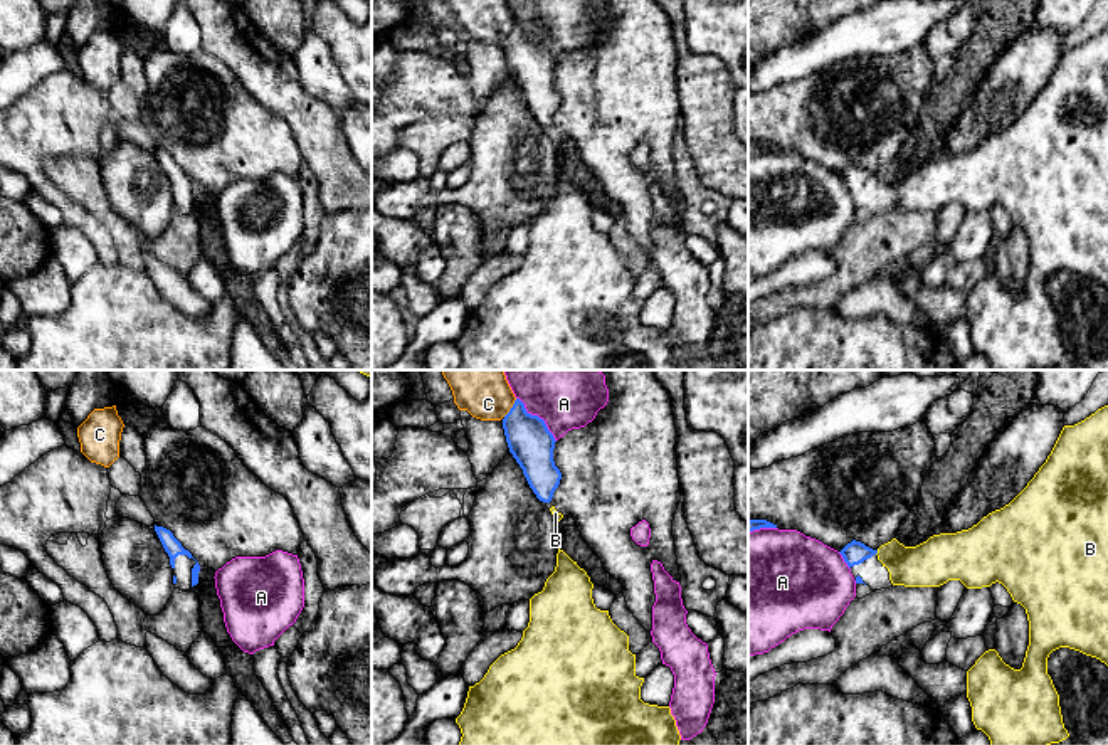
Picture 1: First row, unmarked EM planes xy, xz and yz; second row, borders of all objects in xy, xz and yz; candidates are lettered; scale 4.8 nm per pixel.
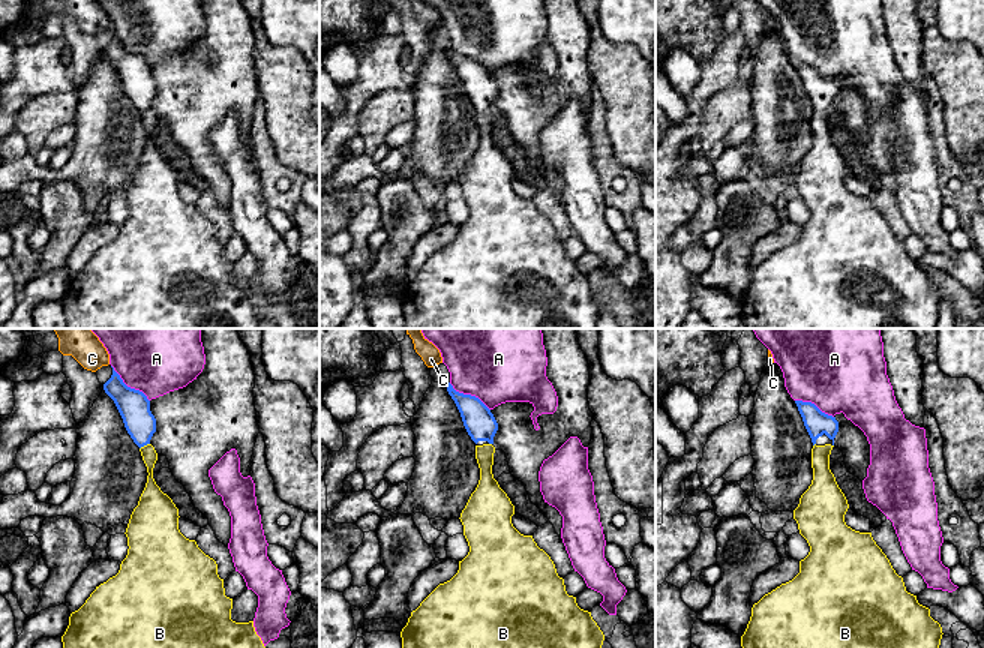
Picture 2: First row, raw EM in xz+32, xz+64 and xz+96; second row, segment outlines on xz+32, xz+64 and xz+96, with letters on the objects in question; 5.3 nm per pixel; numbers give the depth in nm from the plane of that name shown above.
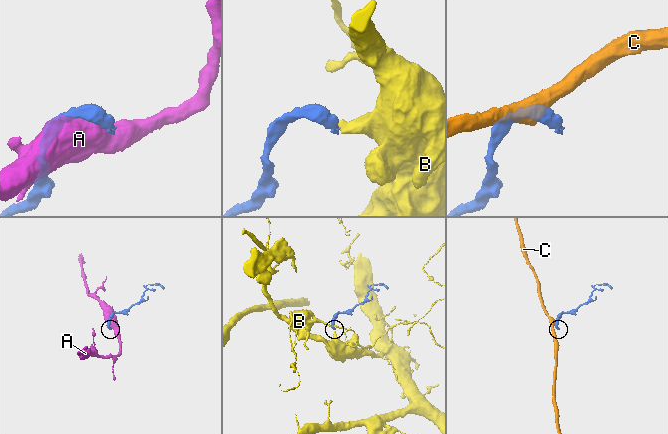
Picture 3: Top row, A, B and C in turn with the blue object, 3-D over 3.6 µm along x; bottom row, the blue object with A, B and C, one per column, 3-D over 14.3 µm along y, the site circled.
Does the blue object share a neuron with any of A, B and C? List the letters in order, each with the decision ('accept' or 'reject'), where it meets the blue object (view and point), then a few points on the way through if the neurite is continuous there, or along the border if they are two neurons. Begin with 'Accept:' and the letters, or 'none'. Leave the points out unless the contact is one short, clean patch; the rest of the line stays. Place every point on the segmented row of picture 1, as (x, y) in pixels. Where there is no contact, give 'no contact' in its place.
Accept: B
A: reject; contact xz (537, 416)
B: accept; contact yz (876, 552); way yz (854, 552), (876, 552), (927, 564)
C: reject; contact xz (511, 407); border xz (517, 399), (503, 416)

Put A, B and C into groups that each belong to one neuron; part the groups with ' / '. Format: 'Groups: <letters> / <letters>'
Groups: A / B / C

